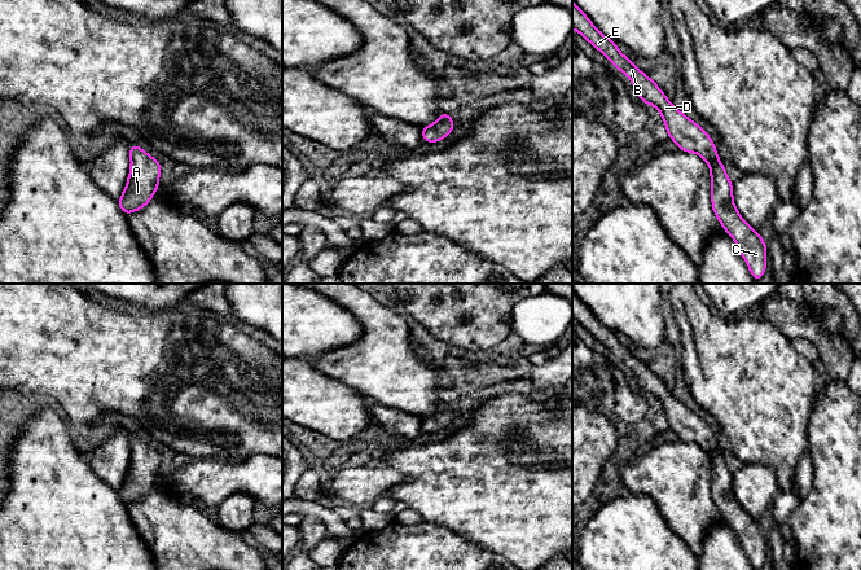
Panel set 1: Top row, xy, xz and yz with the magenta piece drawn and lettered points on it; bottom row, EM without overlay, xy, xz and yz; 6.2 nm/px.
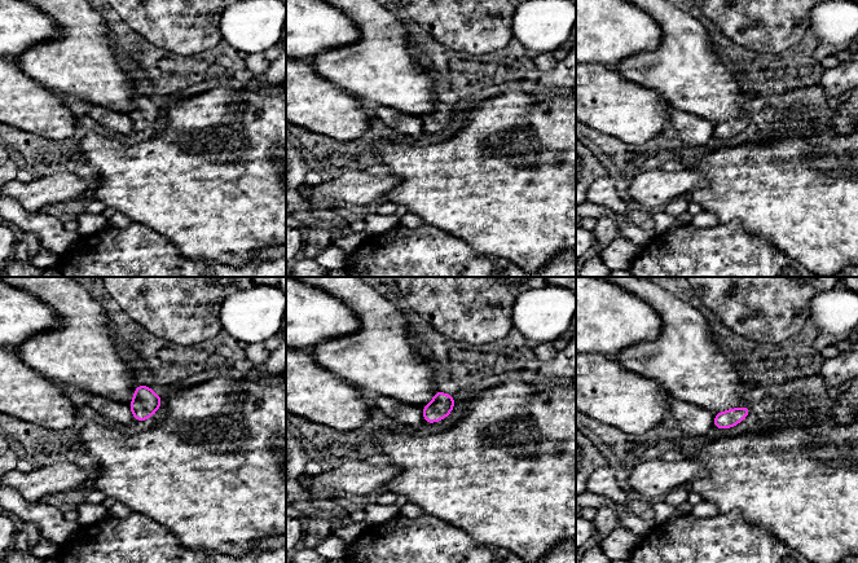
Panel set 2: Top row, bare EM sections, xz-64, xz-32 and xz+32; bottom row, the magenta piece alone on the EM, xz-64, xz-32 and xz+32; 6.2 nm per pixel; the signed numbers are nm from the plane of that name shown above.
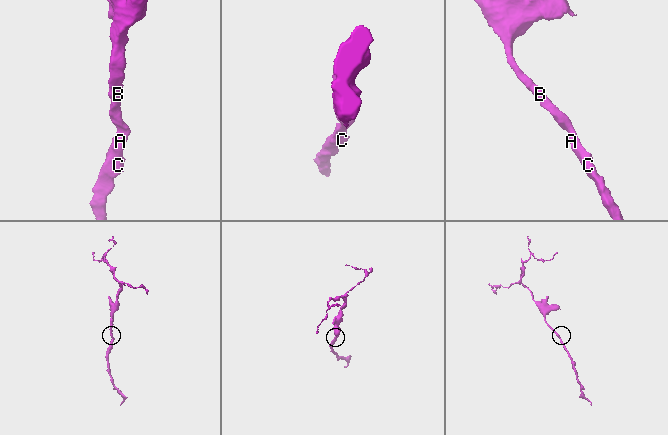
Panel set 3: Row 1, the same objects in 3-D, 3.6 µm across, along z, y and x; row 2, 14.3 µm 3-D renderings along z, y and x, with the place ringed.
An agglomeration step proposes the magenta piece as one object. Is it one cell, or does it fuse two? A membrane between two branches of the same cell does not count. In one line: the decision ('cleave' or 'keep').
keep

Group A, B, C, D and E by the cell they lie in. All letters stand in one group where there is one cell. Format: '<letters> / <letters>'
A B C D E

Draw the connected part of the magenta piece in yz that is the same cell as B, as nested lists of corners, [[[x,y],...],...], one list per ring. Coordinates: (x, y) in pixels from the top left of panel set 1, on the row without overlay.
[[[572,290],[572,320],[580,323],[594,338],[602,342],[614,356],[628,365],[641,393],[654,395],[663,407],[668,428],[682,442],[699,444],[711,460],[712,500],[725,519],[735,531],[754,570],[760,570],[766,558],[766,534],[759,522],[754,521],[739,505],[733,492],[733,474],[719,450],[712,429],[697,412],[685,407],[664,386],[663,381],[628,347],[620,343],[616,333],[603,326],[592,311]]]

